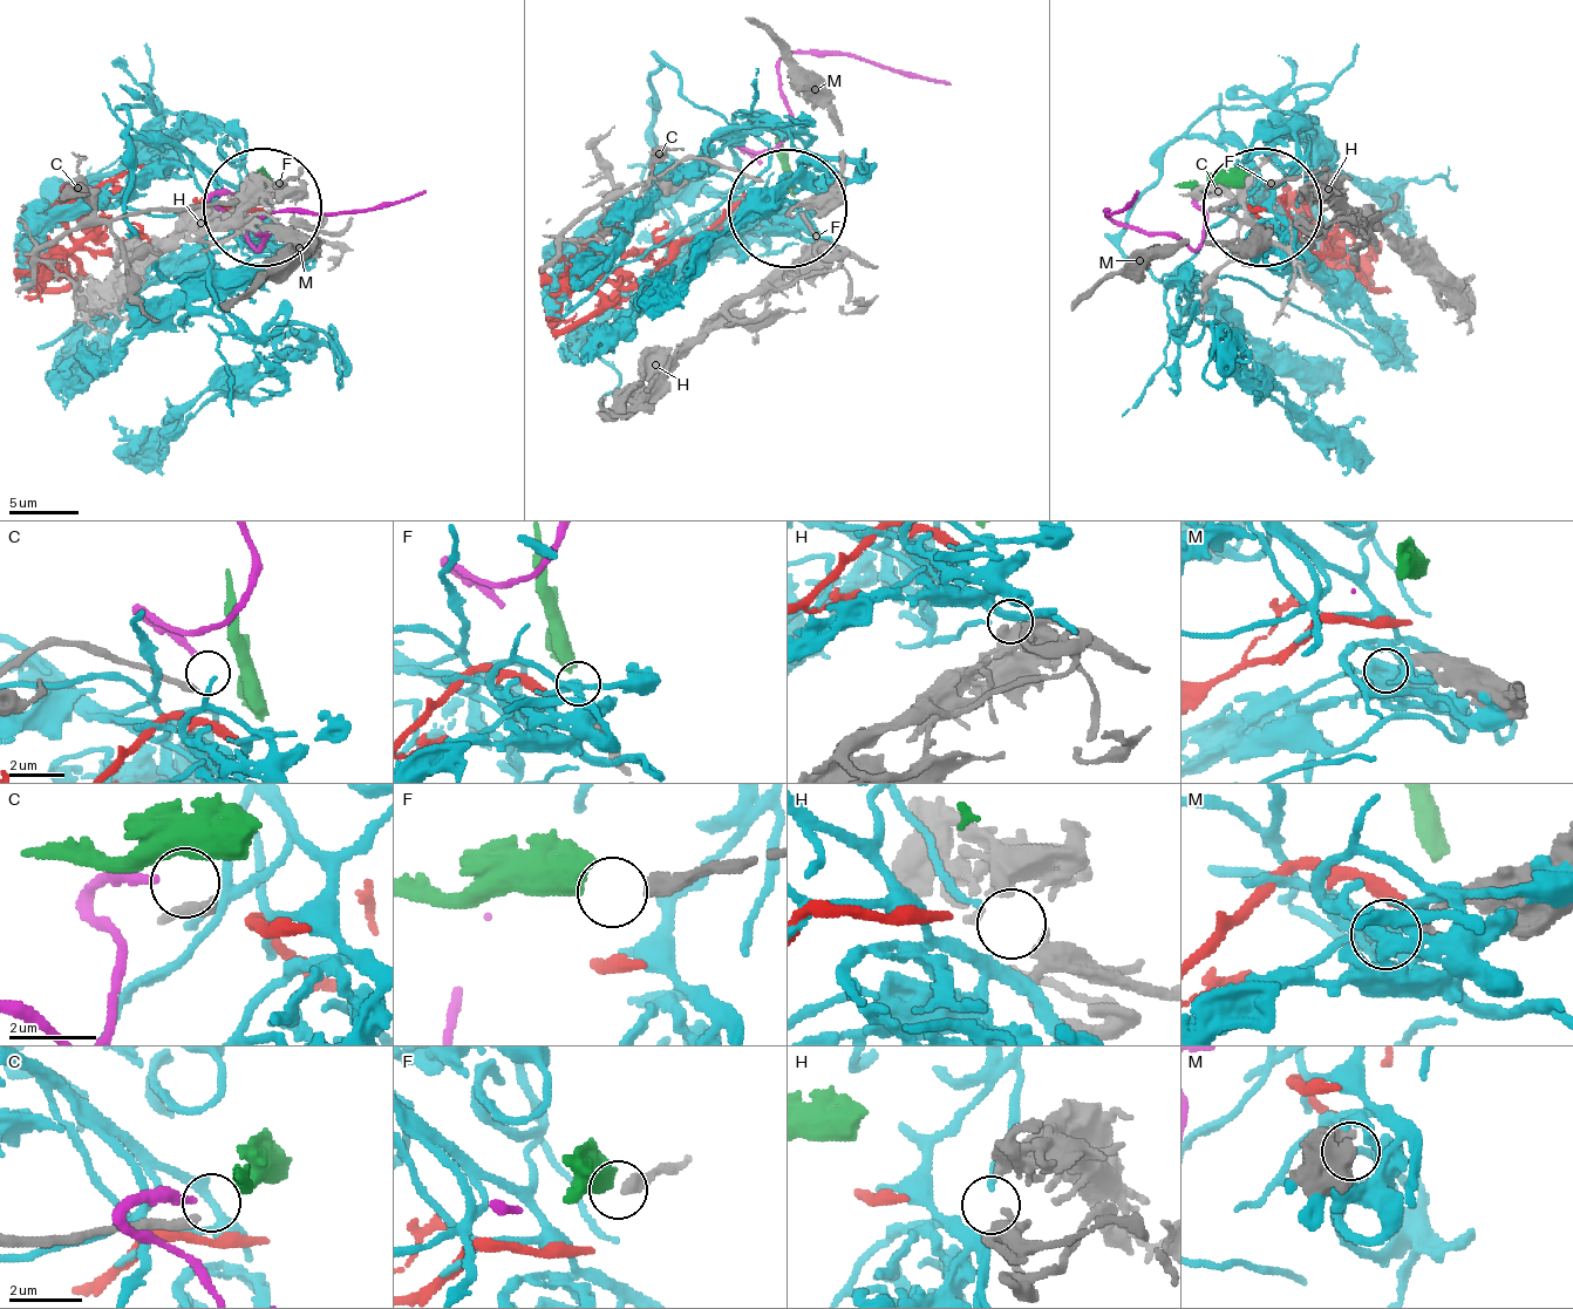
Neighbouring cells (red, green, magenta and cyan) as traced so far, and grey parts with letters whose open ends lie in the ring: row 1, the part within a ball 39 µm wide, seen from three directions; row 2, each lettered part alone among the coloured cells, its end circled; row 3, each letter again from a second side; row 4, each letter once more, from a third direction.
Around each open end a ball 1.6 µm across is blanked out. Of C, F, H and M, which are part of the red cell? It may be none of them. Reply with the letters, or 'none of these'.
none of these

